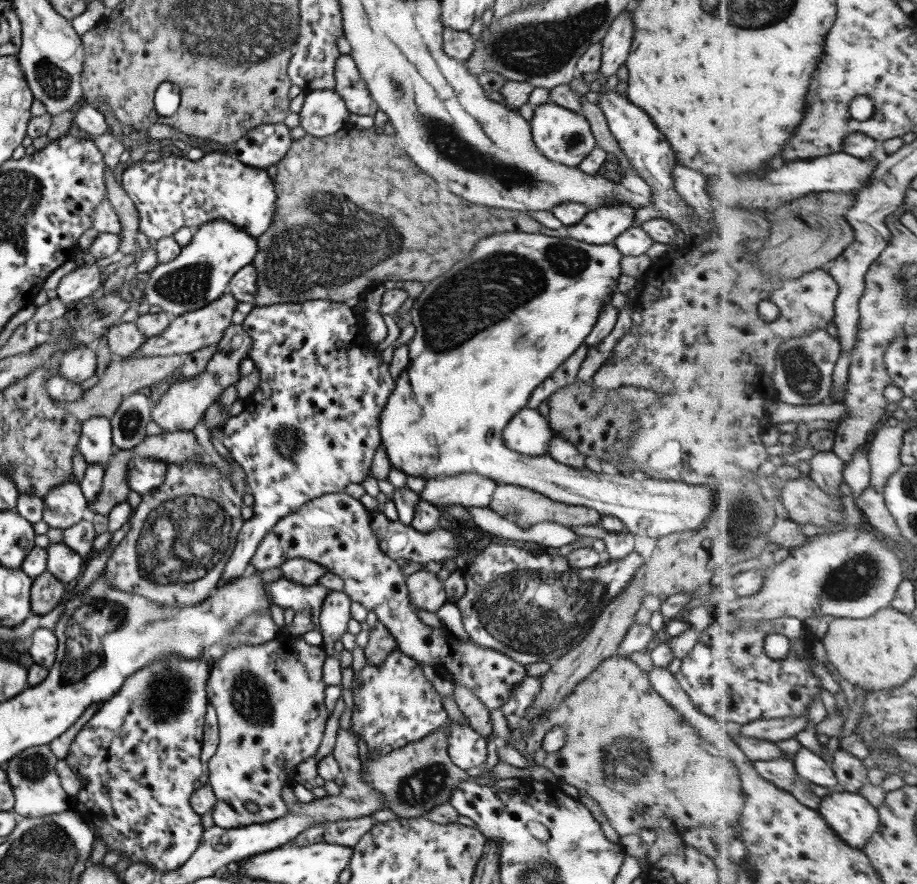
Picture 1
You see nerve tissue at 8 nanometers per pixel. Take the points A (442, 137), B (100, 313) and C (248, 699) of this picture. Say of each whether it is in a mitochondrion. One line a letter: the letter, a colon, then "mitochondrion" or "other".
A: mitochondrion
B: mitochondrion
C: mitochondrion

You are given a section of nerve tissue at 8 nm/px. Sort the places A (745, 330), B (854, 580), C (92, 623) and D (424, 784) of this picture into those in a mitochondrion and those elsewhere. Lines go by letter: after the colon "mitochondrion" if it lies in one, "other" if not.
A: other
B: mitochondrion
C: mitochondrion
D: mitochondrion

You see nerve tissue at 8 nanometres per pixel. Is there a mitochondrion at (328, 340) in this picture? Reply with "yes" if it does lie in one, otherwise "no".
no

